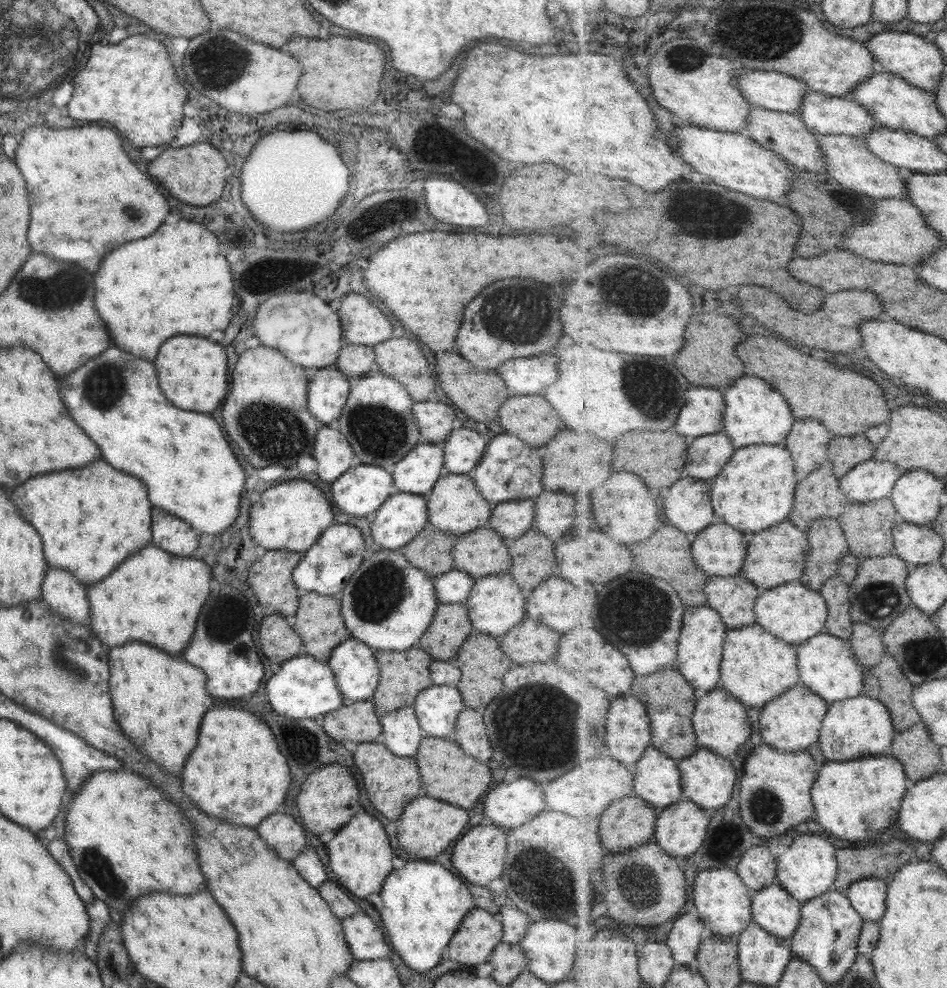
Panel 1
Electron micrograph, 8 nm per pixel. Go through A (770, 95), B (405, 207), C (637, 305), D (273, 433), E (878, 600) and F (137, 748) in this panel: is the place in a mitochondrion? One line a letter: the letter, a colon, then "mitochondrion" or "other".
A: other
B: other
C: mitochondrion
D: mitochondrion
E: mitochondrion
F: other

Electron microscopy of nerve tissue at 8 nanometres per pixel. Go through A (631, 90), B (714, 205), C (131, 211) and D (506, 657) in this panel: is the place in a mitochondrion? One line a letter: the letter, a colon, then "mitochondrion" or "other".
A: other
B: mitochondrion
C: mitochondrion
D: other

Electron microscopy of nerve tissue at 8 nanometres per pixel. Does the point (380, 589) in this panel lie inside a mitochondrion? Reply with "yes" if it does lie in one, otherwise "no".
yes

